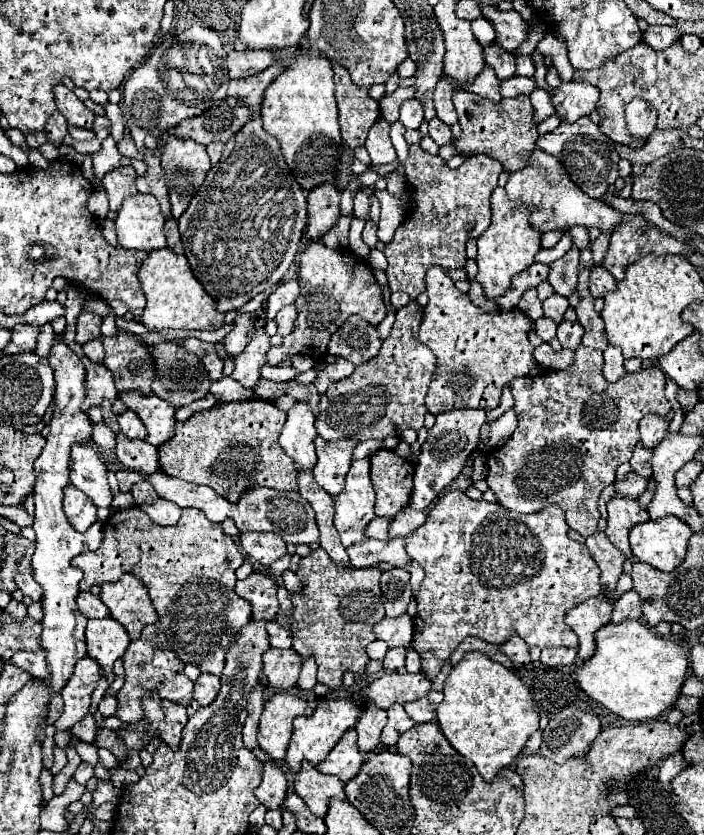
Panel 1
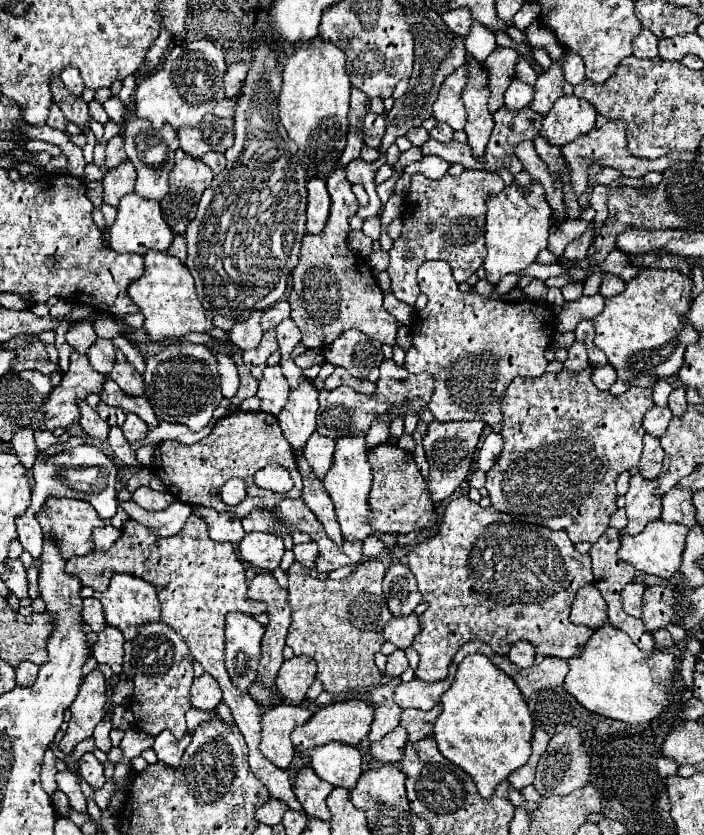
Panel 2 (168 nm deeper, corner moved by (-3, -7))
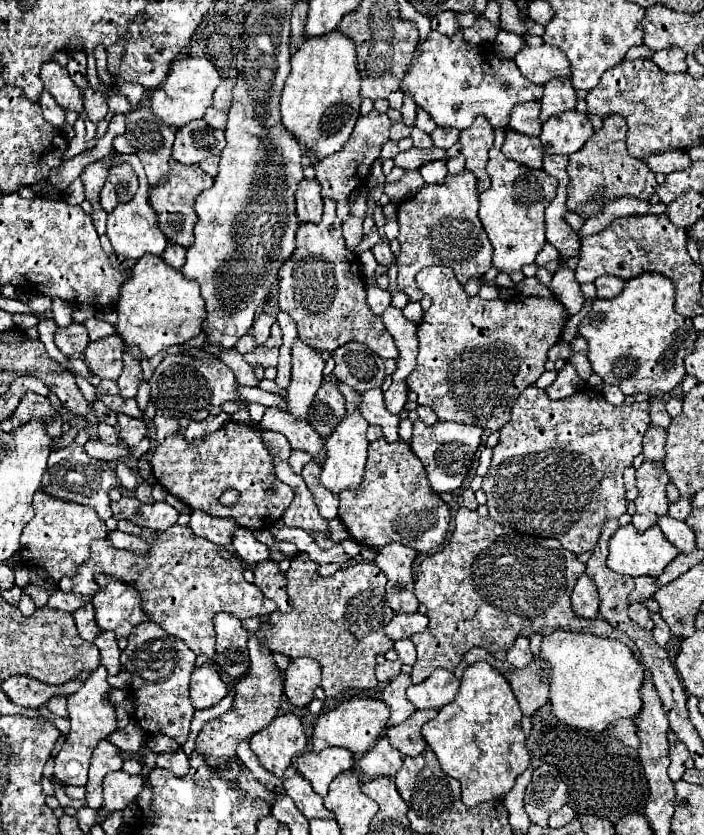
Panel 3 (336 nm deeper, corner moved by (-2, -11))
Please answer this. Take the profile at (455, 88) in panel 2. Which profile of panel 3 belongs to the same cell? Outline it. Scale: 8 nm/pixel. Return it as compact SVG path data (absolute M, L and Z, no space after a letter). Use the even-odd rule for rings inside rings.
M463 30L453 36L429 32L413 54L413 60L401 80L401 92L409 92L417 106L429 112L437 126L465 130L477 116L489 118L493 128L507 128L511 110L517 104L541 100L543 88L523 78L515 60L503 60L489 44L469 46Z

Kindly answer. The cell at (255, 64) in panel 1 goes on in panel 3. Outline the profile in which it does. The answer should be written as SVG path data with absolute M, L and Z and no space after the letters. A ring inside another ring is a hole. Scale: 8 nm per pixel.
M223 80L223 82L219 84L219 88L217 88L215 94L213 94L213 106L215 106L217 110L227 112L227 110L231 108L231 104L233 104L233 98L231 98L233 86L235 86L235 80Z

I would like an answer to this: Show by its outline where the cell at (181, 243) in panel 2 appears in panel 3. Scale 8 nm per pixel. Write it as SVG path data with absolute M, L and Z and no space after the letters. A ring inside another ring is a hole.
M169 244L167 248L165 248L165 252L161 254L161 258L169 264L169 266L173 266L175 270L181 270L183 268L183 262L185 262L185 248L181 248L181 246L177 246L177 244Z

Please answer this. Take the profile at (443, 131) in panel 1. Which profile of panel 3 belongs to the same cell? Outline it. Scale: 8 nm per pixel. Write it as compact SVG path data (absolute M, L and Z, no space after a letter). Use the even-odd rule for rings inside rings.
M435 128L433 134L431 134L431 138L433 138L433 144L437 148L447 150L447 148L451 148L459 140L459 134L461 132L457 128Z

